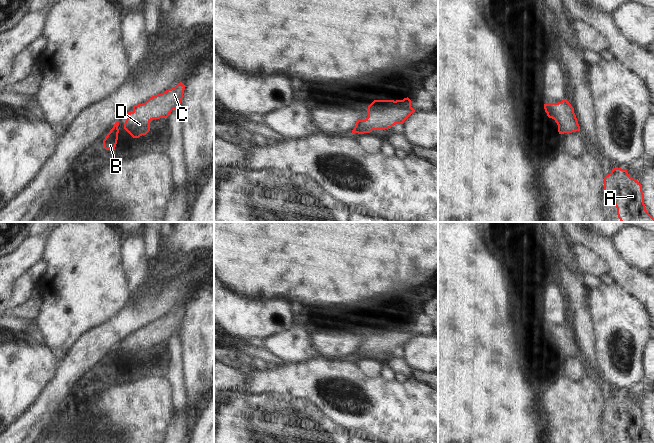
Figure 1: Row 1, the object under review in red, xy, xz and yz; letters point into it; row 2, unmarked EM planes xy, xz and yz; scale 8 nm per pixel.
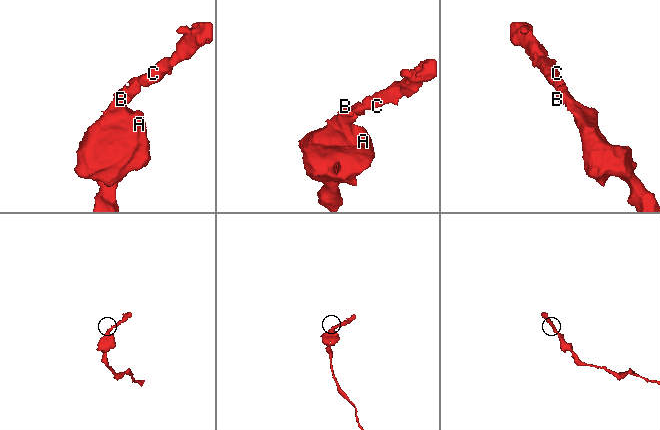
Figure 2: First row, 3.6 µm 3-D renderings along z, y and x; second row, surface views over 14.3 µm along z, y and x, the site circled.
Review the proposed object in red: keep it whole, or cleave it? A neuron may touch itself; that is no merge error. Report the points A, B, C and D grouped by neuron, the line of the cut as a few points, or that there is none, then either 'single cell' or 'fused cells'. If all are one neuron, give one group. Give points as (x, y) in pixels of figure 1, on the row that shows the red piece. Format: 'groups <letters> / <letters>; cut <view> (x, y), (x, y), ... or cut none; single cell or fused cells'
groups A B C D; cut none; single cell

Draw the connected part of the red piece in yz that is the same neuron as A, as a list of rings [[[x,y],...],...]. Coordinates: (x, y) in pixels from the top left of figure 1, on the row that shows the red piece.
[[[616,167],[604,177],[604,193],[616,206],[621,222],[654,222],[654,218],[647,212],[644,204],[642,185],[632,178],[626,169]]]

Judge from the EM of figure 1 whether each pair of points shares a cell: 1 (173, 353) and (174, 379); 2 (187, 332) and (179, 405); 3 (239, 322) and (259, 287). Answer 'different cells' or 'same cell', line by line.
1: same cell
2: different cells
3: different cells

